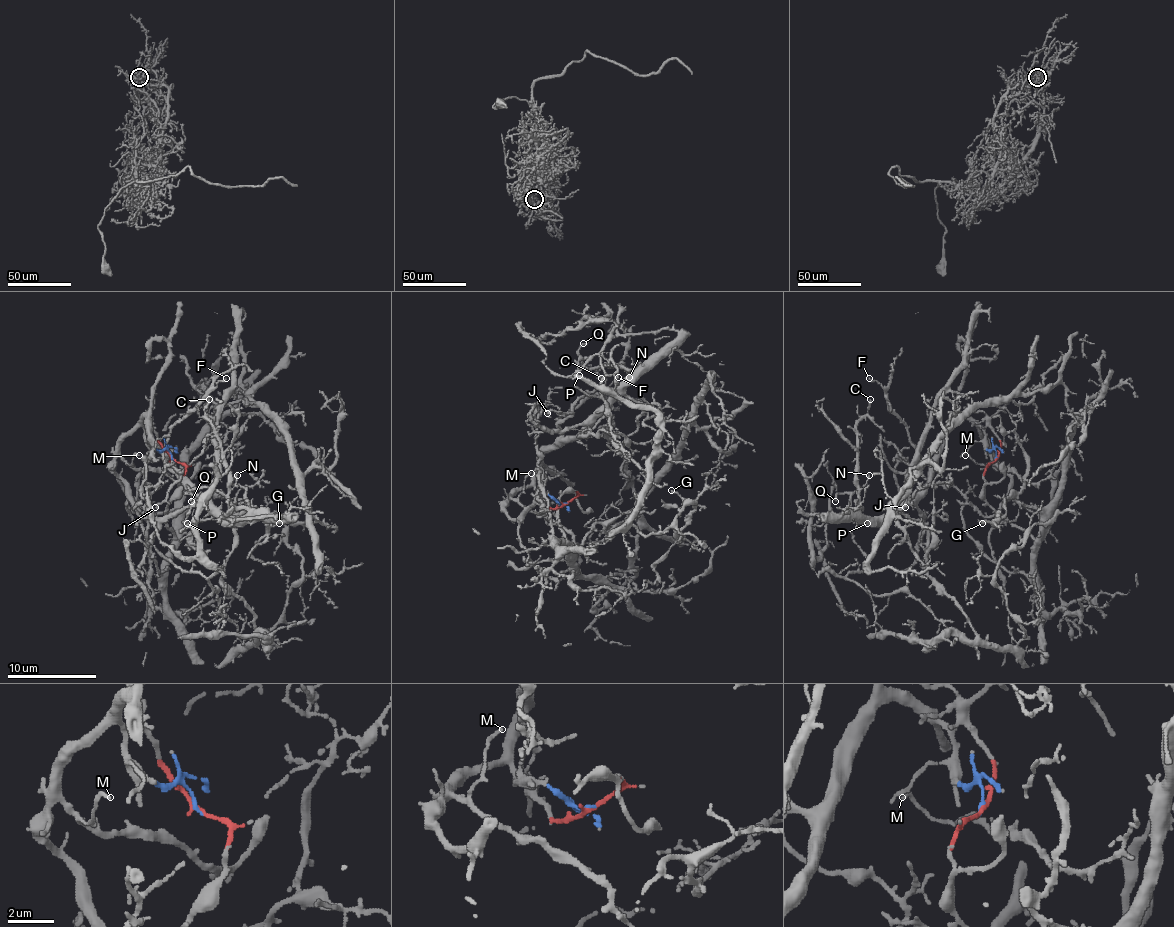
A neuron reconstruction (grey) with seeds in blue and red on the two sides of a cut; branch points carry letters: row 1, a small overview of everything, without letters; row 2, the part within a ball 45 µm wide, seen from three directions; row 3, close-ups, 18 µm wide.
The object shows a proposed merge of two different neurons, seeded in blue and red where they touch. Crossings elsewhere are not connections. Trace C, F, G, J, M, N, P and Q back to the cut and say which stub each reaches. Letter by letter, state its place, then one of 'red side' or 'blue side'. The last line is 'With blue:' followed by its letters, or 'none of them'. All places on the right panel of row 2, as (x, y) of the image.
C: at (870, 399); blue side
F: at (869, 378); blue side
G: at (982, 523); red side
J: at (905, 507); blue side
M: at (965, 455); blue side
N: at (869, 475); blue side
P: at (867, 523); blue side
Q: at (835, 501); blue side
With blue: C, F, J, M, N, P, Q

